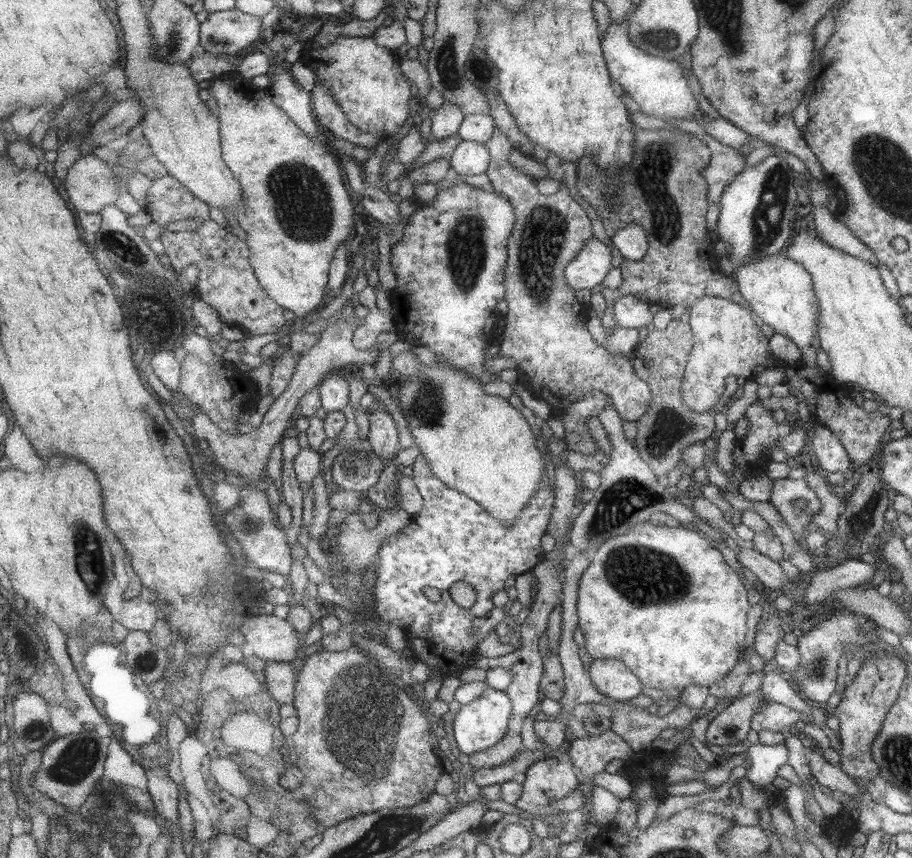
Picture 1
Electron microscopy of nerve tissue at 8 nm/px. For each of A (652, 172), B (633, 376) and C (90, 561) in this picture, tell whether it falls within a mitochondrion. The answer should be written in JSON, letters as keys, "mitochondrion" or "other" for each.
{"A":"mitochondrion","B":"other","C":"mitochondrion"}

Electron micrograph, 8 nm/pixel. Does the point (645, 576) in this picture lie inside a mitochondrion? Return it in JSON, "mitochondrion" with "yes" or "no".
{"mitochondrion":"yes"}

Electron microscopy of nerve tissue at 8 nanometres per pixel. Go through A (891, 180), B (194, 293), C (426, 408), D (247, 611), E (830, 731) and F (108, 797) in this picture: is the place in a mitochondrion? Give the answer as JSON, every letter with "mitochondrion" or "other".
{"A":"mitochondrion","B":"other","C":"mitochondrion","D":"other","E":"other","F":"mitochondrion"}

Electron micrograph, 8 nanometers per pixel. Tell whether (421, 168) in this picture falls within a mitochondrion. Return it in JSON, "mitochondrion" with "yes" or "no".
{"mitochondrion":"no"}

